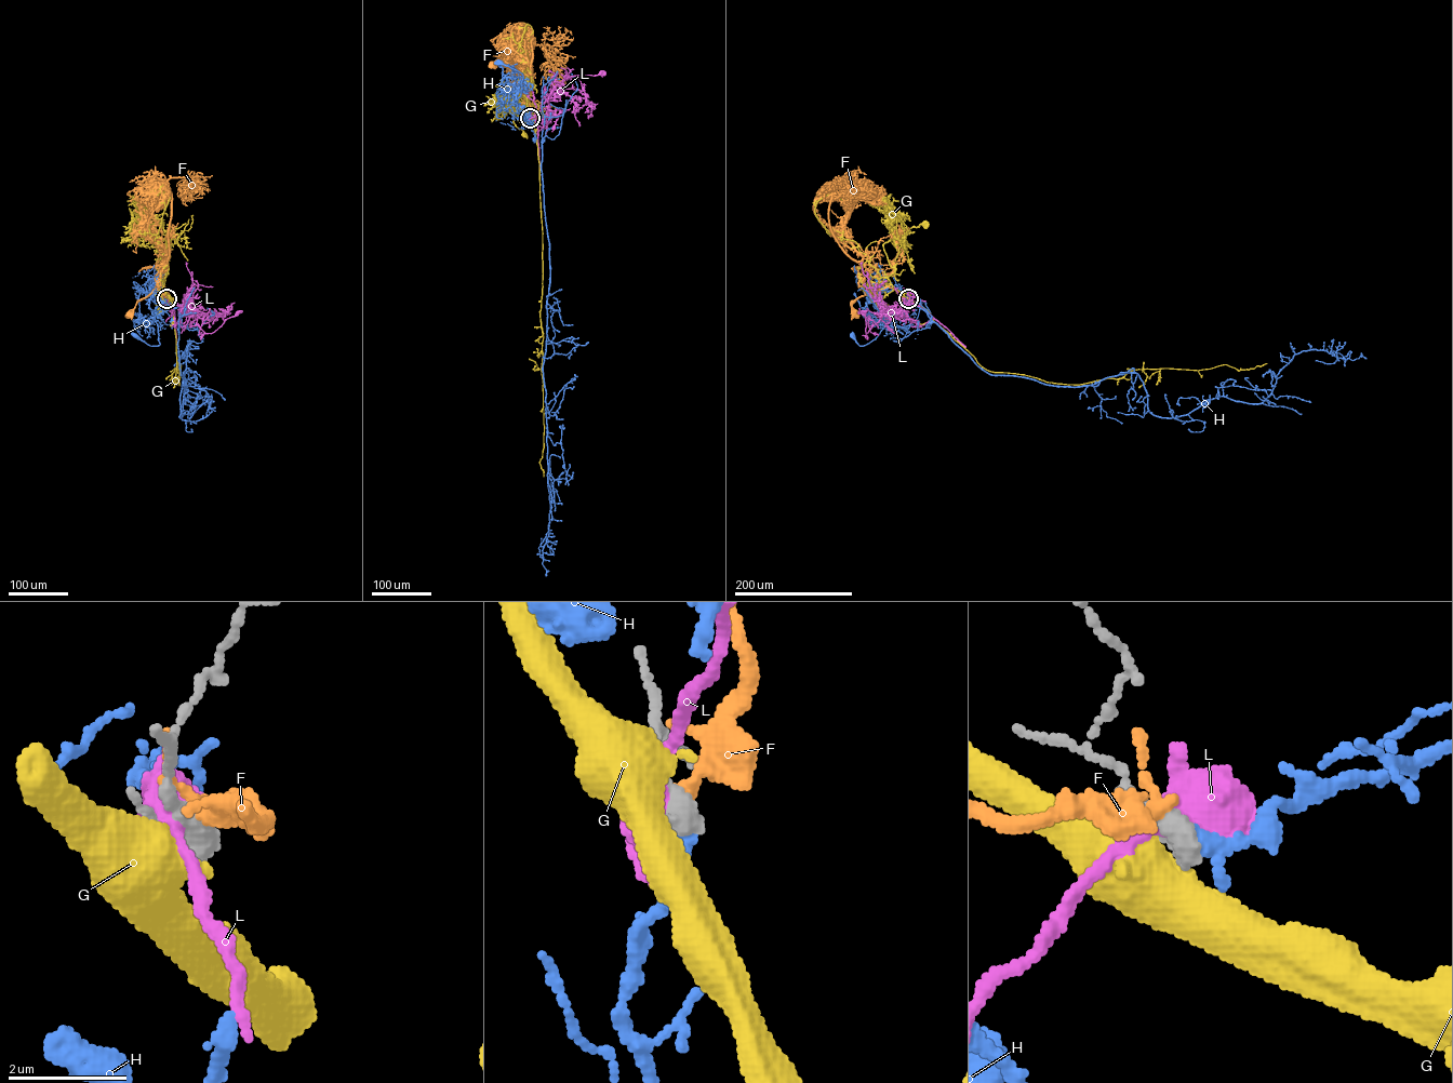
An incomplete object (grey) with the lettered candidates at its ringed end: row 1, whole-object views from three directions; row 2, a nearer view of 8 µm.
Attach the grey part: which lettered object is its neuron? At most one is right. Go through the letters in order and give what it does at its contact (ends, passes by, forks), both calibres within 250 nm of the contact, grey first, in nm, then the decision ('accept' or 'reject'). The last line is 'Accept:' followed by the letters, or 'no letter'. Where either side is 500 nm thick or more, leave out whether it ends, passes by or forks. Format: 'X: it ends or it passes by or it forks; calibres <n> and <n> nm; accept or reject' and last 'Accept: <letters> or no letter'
F: it passes by; calibres 340 and 240 nm; reject
G: it passes by; calibres 240 and 480 nm; reject
H: it ends; calibres 320 and 300 nm; accept
L: it forks; calibres 360 and 440 nm; reject
Accept: H

